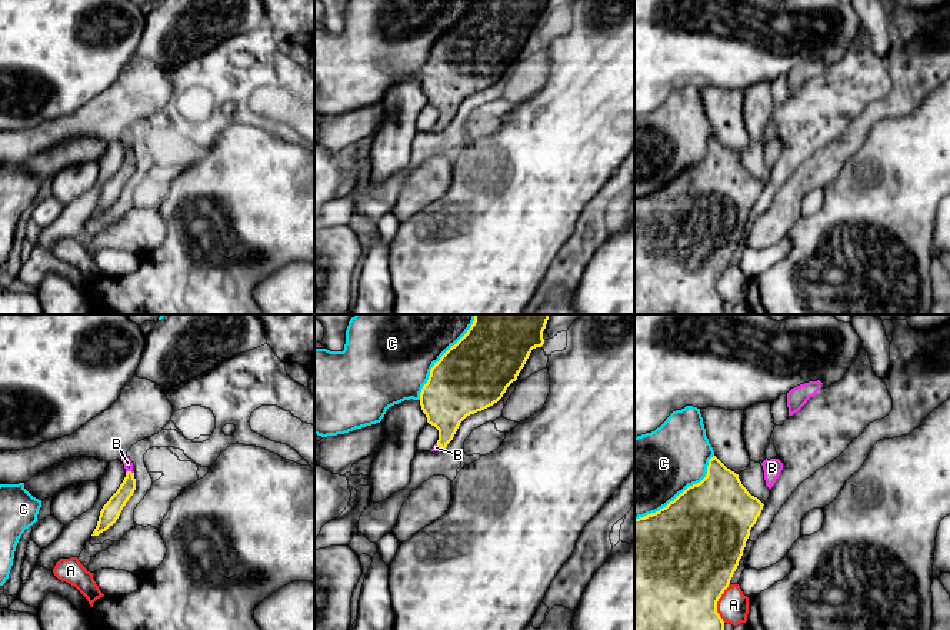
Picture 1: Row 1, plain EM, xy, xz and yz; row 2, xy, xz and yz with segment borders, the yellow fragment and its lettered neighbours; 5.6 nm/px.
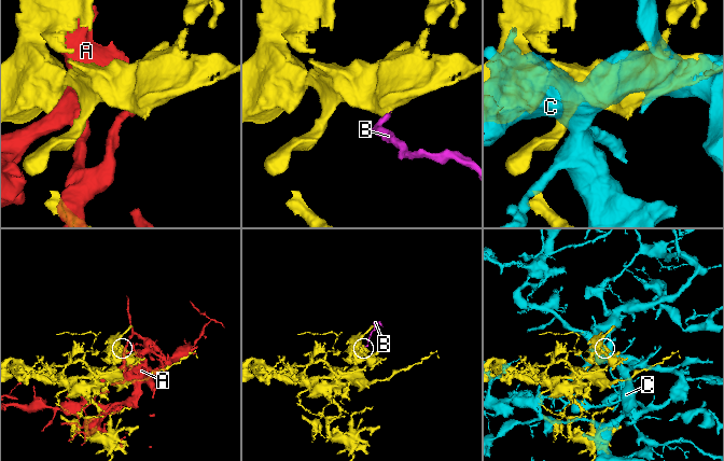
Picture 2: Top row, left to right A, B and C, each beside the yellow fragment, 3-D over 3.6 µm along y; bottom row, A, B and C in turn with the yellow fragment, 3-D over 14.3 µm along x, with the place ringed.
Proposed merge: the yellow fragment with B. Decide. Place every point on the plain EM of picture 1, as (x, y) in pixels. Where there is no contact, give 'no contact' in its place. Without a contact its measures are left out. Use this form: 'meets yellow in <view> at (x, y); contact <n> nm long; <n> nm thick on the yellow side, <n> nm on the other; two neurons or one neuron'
meets yellow in xy at (129, 152); contact 50 nm long; 110 nm thick on the yellow side, 50 nm on the other; one neuron

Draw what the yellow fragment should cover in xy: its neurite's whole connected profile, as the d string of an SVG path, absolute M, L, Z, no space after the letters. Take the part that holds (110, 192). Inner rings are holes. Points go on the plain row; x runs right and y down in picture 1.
M126 136L121 139L124 149L126 149L126 157L117 171L109 179L109 181L103 186L97 206L91 216L99 216L100 213L106 211L110 206L116 203L119 199L123 187L129 181L129 179L133 176L136 170L136 159L133 151L133 143Z

